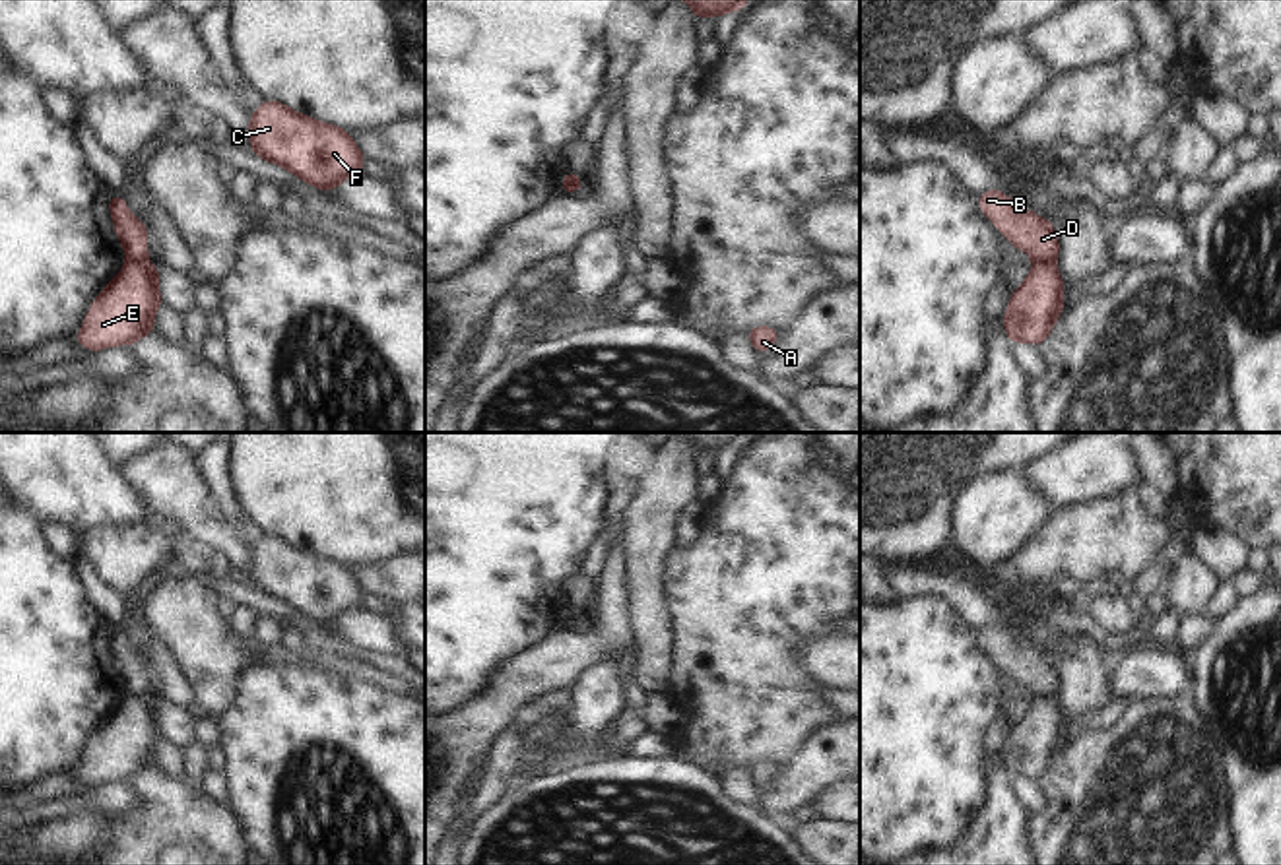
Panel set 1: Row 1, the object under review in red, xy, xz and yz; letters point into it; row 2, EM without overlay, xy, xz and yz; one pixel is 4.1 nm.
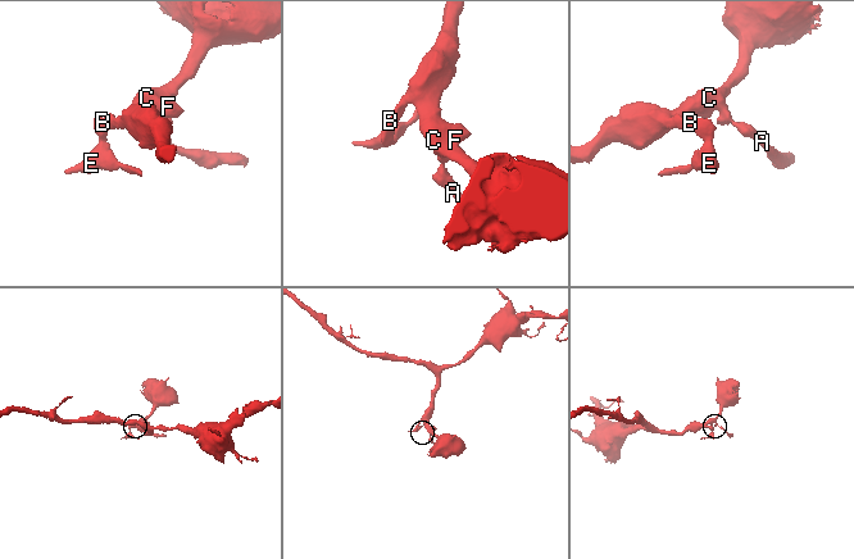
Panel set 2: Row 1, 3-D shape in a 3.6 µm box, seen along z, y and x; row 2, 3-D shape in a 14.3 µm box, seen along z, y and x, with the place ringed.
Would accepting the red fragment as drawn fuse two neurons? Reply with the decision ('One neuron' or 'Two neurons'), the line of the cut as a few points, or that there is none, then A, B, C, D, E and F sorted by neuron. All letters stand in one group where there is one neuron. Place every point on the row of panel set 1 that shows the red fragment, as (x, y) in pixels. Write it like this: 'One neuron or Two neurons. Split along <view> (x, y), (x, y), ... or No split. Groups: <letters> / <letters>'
Two neurons. Split along xy (129, 258), (146, 260). Groups: A B C D F / E.

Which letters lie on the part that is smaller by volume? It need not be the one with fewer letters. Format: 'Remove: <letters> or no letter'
Remove: E

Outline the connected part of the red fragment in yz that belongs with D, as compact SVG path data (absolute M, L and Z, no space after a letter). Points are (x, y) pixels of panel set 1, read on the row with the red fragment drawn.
M1002 190L978 194L978 208L1011 244L1035 262L1058 258L1060 242L1052 219L1036 217L1029 208L1011 202Z

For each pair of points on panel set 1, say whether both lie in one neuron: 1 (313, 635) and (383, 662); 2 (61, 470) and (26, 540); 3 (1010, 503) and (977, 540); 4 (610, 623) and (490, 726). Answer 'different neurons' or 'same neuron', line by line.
1: same neuron
2: different neurons
3: same neuron
4: same neuron

